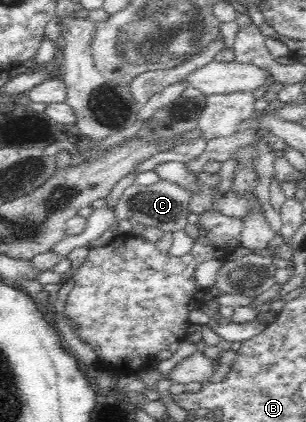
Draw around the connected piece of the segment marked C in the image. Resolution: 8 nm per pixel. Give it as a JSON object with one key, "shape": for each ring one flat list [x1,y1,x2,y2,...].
{"shape":[[158,181,152,186,138,184,130,185,115,204,116,217,118,220,126,219,130,214,142,225,157,227,163,232,178,231,184,229,187,220,186,215,190,213,189,202,191,194,184,188,170,181]]}

